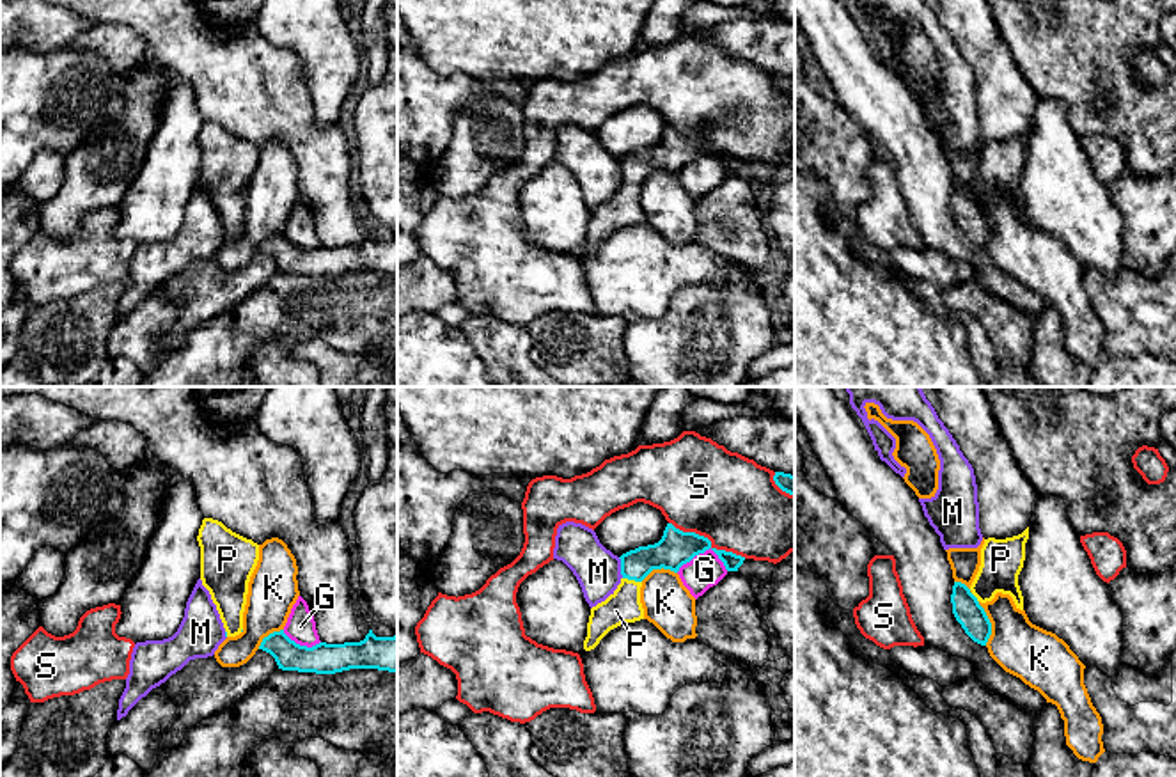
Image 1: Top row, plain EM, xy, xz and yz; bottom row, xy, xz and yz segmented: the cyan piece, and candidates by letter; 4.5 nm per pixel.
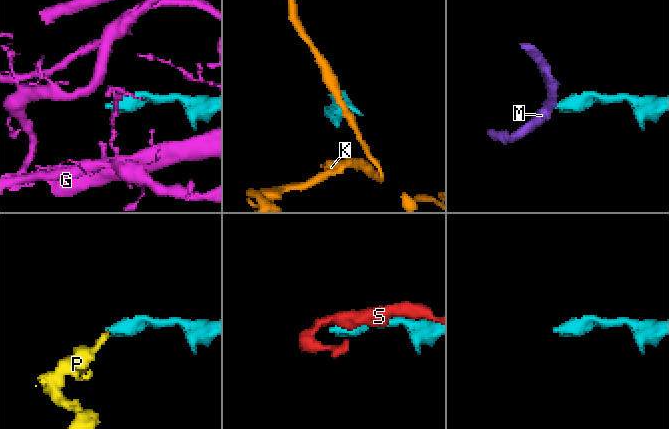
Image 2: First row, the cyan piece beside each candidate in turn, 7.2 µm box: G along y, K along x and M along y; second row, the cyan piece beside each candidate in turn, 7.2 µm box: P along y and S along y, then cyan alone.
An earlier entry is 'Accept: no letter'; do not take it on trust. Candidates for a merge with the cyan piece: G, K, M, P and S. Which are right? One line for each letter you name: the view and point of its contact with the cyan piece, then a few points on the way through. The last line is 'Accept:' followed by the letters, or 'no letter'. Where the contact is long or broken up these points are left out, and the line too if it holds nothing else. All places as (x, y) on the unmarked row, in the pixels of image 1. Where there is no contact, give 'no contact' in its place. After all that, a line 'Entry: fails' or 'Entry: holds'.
P: xz (632, 181) | across xz (674, 151), (655, 158), (632, 181), (623, 208)
Accept: P
Entry: fails

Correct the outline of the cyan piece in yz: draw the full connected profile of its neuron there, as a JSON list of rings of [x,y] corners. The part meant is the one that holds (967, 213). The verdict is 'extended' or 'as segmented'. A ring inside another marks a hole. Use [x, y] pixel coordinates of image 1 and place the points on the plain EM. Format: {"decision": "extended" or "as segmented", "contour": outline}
{"decision": "extended", "contour": [[[1029,130],[1013,140],[984,142],[981,151],[981,169],[970,190],[954,184],[951,206],[956,224],[965,236],[977,247],[986,248],[992,238],[992,225],[981,209],[992,204],[997,195],[1009,197],[1016,211],[1023,213],[1023,199],[1018,177],[1025,163],[1025,145]]]}

